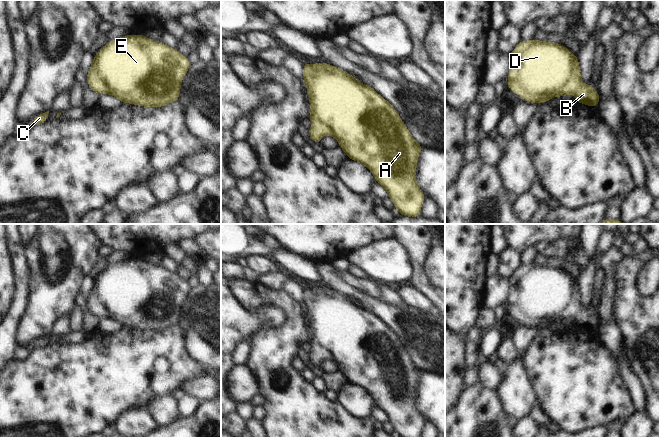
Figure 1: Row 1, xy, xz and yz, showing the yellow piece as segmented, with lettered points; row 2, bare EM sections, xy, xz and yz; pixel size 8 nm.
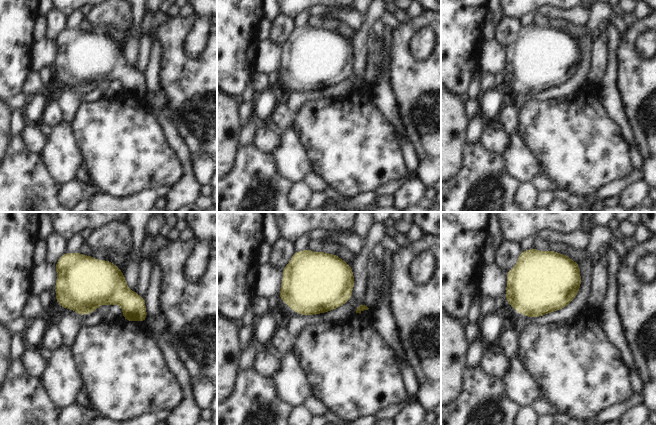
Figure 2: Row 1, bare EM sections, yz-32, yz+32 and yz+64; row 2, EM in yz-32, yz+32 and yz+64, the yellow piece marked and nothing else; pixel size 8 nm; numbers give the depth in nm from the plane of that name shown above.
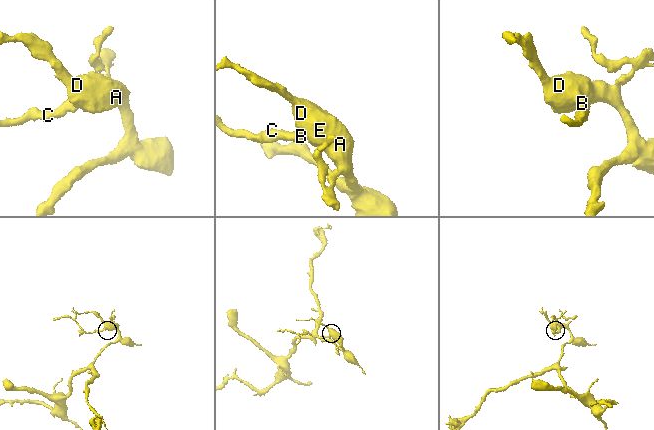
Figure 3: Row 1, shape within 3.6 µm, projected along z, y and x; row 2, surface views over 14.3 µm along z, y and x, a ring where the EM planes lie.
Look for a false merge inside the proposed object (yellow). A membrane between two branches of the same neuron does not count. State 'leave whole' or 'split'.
leave whole

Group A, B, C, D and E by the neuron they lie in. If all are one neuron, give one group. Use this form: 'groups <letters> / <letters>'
groups A B C D E

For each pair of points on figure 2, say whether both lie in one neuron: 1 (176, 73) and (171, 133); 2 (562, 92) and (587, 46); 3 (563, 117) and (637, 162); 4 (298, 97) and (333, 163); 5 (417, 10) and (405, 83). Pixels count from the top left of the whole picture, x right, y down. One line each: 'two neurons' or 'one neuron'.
1: two neurons
2: one neuron
3: two neurons
4: two neurons
5: two neurons

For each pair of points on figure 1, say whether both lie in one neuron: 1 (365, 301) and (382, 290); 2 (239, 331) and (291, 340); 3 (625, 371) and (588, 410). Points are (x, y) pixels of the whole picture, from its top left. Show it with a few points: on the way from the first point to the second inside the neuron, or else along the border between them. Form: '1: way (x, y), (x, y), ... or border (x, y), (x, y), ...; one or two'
1: border (351, 285), (373, 298), (390, 303), (393, 306); two
2: border (276, 327), (262, 327), (247, 340); two
3: border (611, 354), (616, 361), (620, 376), (631, 397); two

